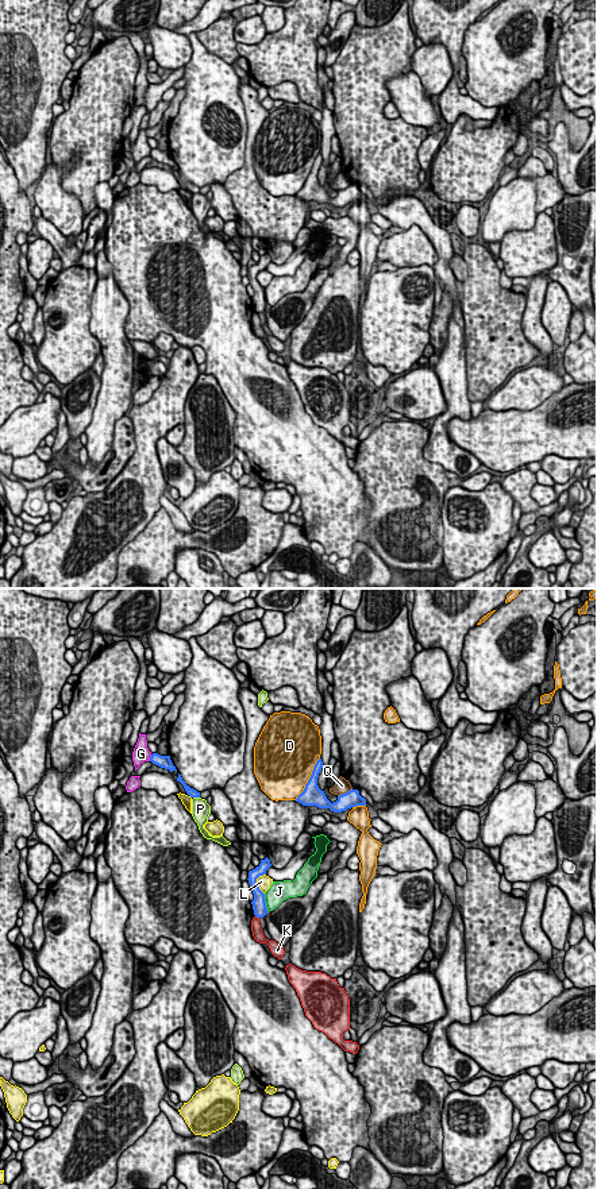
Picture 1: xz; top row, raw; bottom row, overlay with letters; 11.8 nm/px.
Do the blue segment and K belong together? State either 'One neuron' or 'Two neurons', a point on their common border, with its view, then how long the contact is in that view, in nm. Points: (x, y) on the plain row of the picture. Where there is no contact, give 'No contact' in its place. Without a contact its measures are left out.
Two neurons. Touches blue at xz (257, 312). Shared border 60 nm

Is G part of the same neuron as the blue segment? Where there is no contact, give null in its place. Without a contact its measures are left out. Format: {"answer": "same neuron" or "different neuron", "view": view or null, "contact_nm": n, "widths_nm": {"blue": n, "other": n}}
{"answer": "different neuron", "view": "xz", "contact_nm": 90, "widths_nm": {"blue": 160, "other": 200}}

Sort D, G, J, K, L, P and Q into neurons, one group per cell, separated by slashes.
D / G / J / K / L / P / Q

